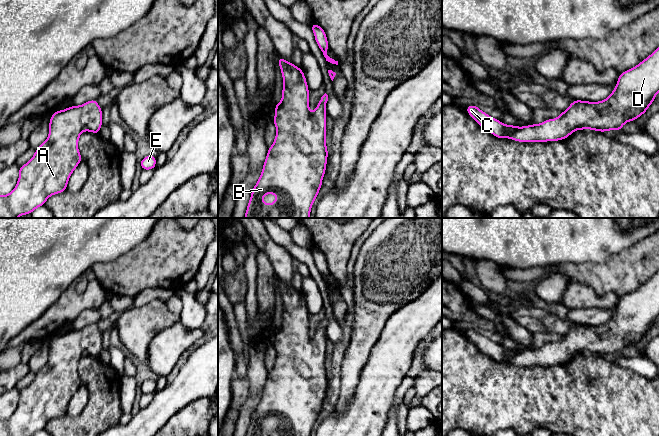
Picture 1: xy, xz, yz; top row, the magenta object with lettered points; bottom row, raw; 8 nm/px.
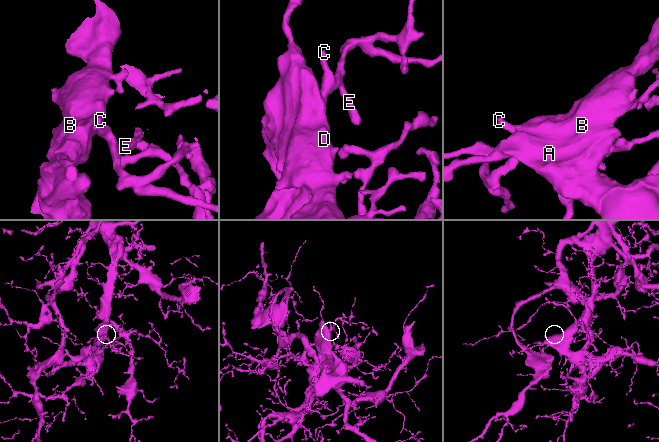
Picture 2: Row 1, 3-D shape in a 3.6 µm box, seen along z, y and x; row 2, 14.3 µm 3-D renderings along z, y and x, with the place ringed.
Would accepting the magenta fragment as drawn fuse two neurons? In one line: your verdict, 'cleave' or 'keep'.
keep

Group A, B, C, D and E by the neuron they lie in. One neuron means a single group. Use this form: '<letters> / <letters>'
A B C D E

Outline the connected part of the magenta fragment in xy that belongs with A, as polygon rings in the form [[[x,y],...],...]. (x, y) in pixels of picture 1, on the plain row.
[[[96,323],[55,335],[49,345],[48,362],[35,374],[31,384],[19,391],[19,402],[13,415],[0,420],[0,436],[33,436],[45,429],[50,420],[65,416],[71,398],[82,385],[78,374],[81,357],[99,358],[102,349],[102,332]]]

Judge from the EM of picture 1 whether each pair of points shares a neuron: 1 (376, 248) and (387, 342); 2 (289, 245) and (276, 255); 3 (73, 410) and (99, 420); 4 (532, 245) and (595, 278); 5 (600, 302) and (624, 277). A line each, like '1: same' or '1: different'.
1: different
2: different
3: different
4: different
5: different

